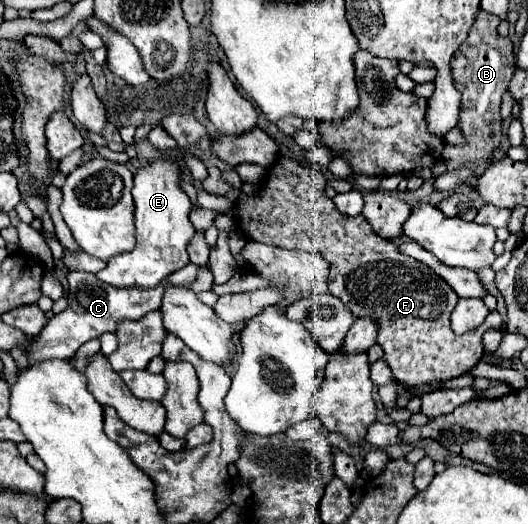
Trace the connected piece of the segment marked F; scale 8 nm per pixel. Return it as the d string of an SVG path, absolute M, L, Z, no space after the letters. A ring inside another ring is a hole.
M279 157L277 163L269 169L267 179L263 181L263 191L259 195L243 195L235 205L237 227L247 235L247 239L261 241L267 245L279 245L285 249L303 249L309 253L321 253L329 261L329 291L339 297L357 317L369 317L377 325L377 343L383 347L383 361L391 367L393 377L405 387L415 387L433 381L447 381L459 375L465 375L479 359L485 355L483 334L491 329L500 329L503 319L497 310L491 311L485 321L476 329L463 335L455 335L451 329L451 311L455 309L457 295L455 291L427 265L411 257L403 257L399 247L387 239L381 239L369 225L363 215L347 217L339 213L329 197L325 197L325 175L317 167L303 167L297 161Z

